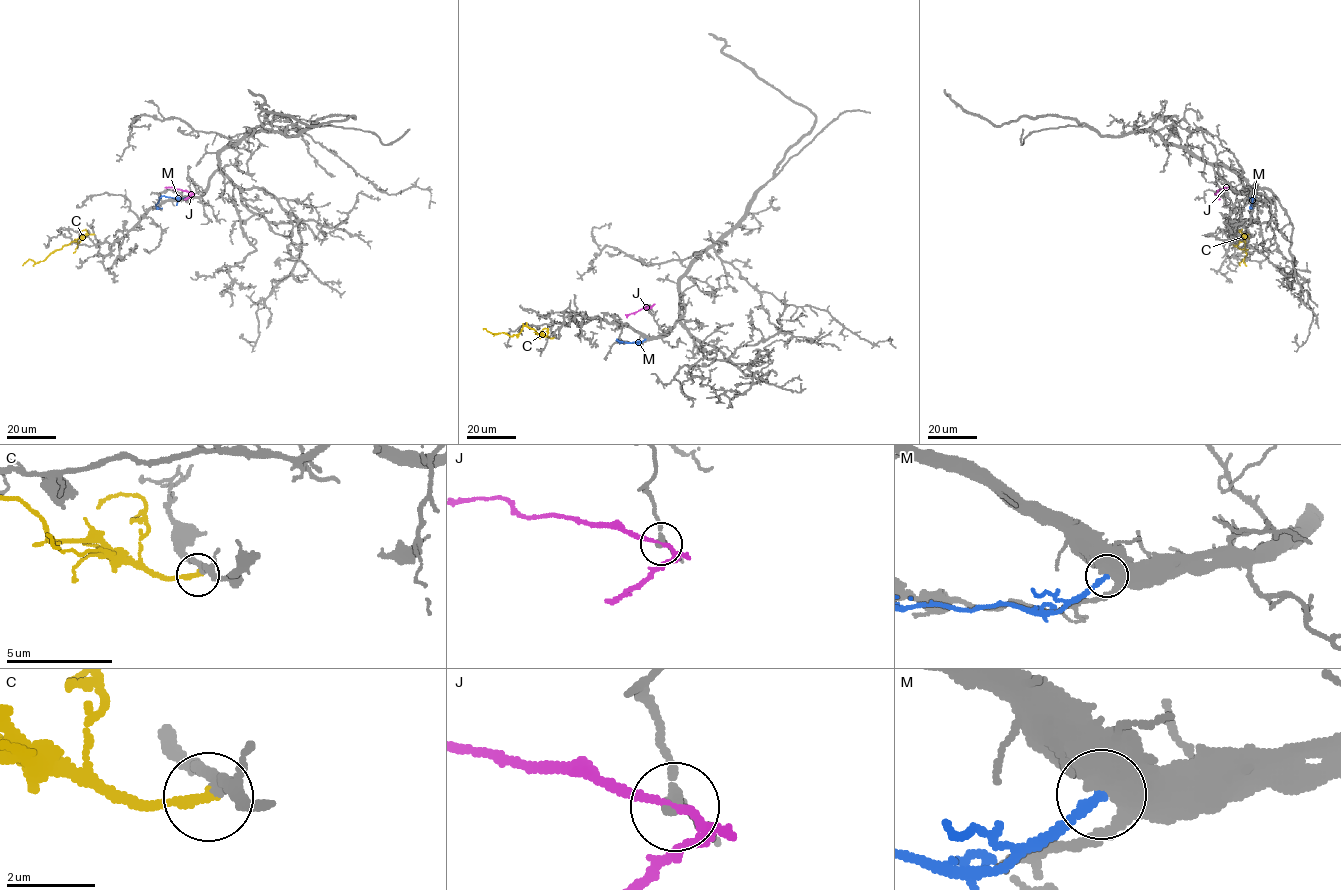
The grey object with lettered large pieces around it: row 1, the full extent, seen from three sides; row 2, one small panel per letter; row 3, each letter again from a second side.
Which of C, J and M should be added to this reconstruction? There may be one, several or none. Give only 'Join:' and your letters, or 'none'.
Join: C

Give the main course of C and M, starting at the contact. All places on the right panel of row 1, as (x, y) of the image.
C: (1248, 234), (1236, 246), (1246, 252), (1244, 263), (1242, 259), (1240, 265)
M: (1249, 198), (1253, 195), (1252, 208)

